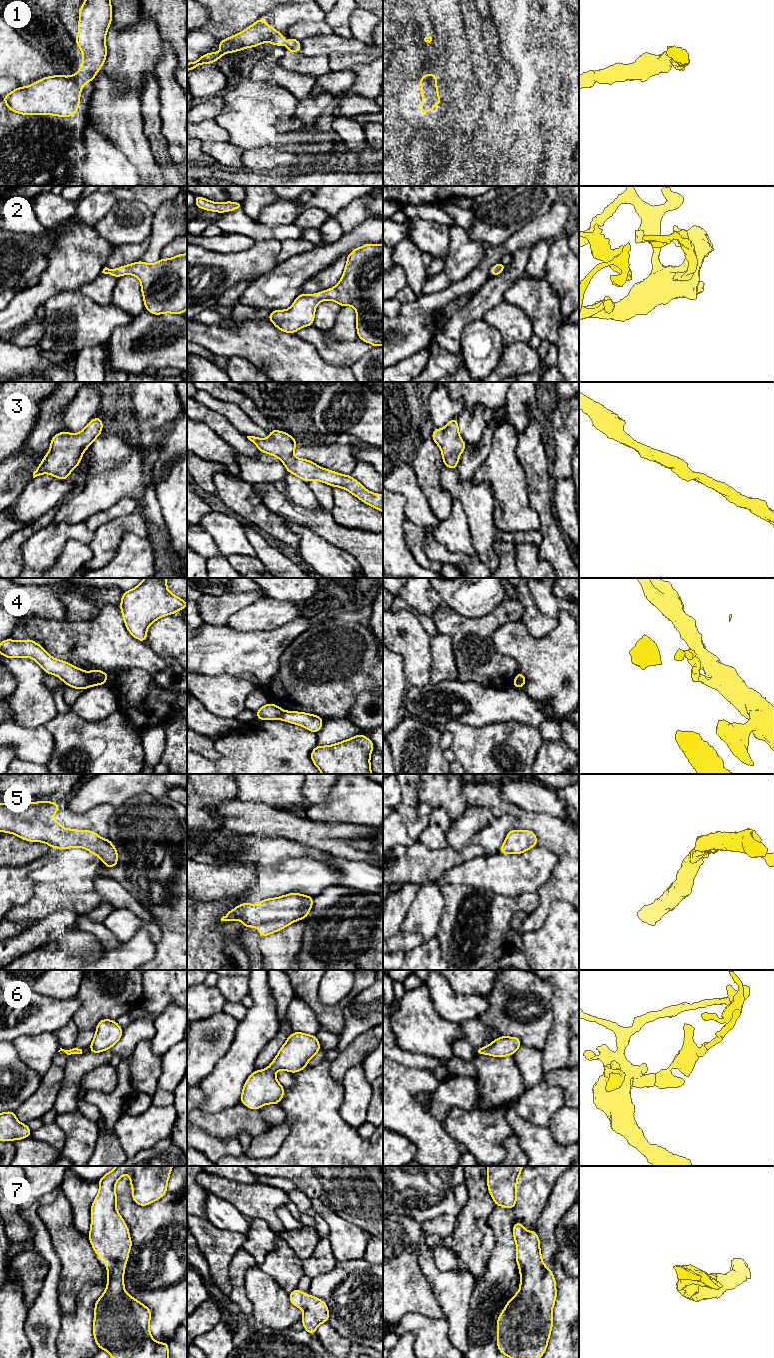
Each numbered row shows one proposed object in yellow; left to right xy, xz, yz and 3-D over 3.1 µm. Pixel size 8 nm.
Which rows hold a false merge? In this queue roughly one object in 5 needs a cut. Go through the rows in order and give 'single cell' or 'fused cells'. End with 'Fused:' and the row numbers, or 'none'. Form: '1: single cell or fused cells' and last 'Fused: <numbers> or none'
1: fused cells
2: single cell
3: single cell
4: fused cells
5: single cell
6: single cell
7: single cell
Fused: 1, 4

